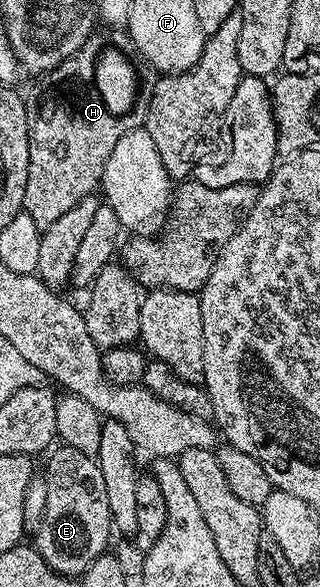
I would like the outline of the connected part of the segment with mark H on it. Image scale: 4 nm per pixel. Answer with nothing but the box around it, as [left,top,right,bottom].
[23,27,155,231]

